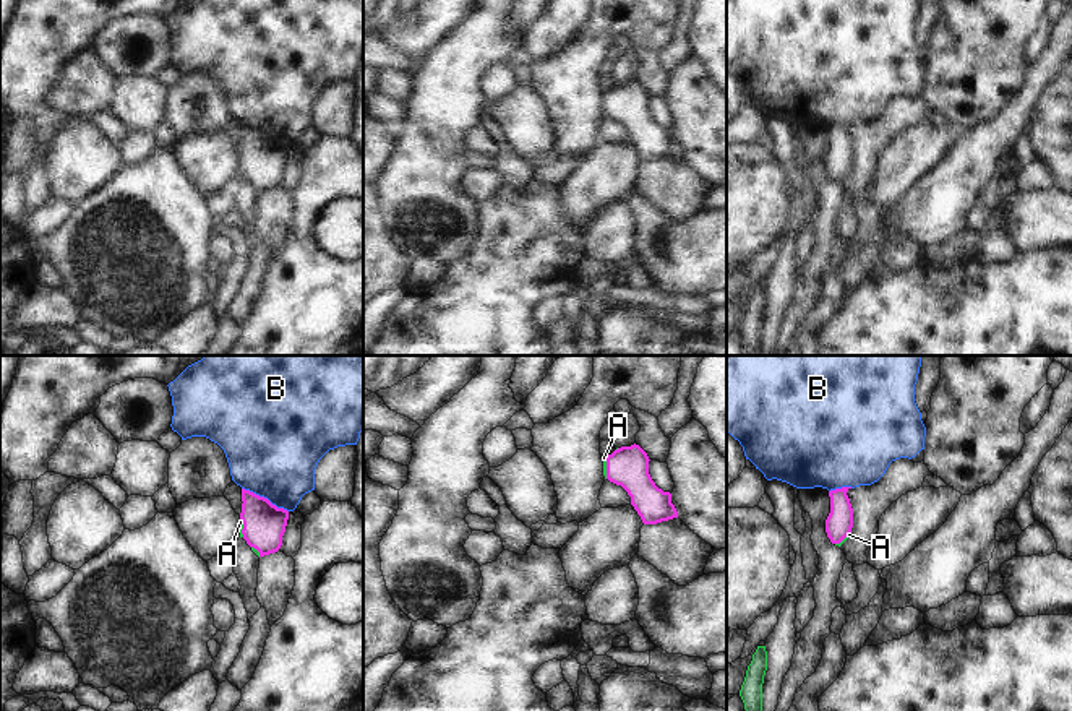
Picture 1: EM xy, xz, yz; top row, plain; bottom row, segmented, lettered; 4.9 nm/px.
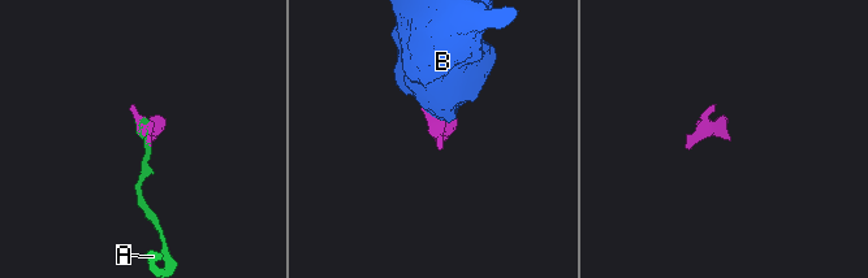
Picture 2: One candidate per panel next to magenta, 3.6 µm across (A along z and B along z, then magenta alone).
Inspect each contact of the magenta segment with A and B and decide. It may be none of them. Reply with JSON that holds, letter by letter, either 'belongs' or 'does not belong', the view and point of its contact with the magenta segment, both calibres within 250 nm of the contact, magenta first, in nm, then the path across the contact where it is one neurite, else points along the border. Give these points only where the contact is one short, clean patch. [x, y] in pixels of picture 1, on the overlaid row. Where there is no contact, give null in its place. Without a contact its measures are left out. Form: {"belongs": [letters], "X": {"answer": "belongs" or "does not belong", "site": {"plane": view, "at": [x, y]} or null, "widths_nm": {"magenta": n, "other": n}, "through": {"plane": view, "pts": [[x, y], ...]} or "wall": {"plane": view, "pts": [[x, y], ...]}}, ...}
{"belongs": ["A"], "A": {"answer": "belongs", "site": {"plane": "xz", "at": [607, 468]}, "widths_nm": {"magenta": 200, "other": 20}, "through": {"plane": "xz", "pts": [[628, 466], [607, 468], [604, 458]]}}, "B": {"answer": "does not belong", "site": {"plane": "xy", "at": [263, 497]}, "widths_nm": {"magenta": 200, "other": 460}, "wall": {"plane": "xy", "pts": [[242, 487], [266, 497], [287, 512]]}}}

